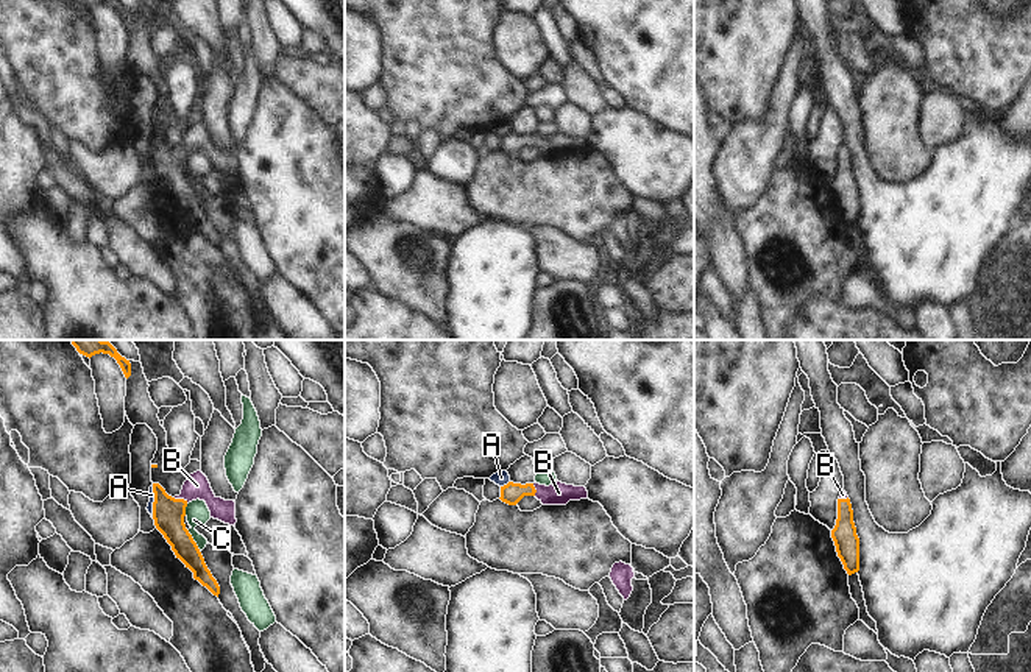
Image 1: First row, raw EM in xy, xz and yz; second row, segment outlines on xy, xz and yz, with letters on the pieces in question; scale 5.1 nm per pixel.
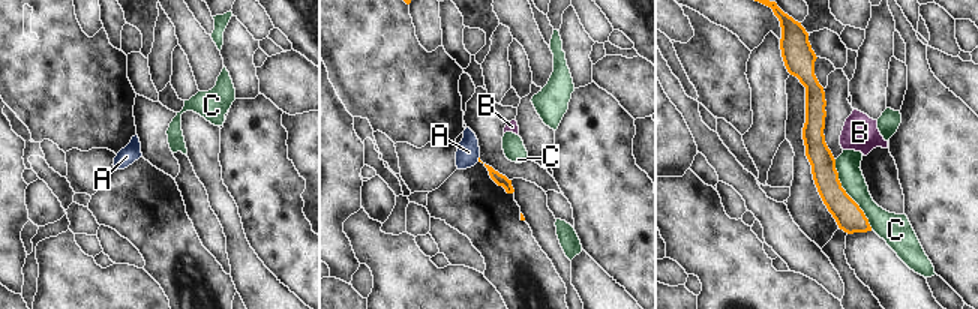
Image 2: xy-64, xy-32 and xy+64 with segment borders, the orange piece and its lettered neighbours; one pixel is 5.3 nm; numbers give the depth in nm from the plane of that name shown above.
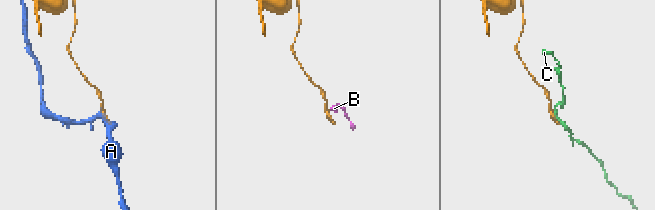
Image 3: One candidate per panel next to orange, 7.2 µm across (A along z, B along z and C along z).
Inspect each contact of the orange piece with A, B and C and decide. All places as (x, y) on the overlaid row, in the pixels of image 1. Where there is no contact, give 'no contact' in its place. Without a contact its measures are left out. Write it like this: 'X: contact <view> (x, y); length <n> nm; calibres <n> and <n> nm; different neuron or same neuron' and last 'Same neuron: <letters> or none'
A: contact xz (504, 485); length 60 nm; calibres 110 and 70 nm; different neuron
B: contact xy (181, 499); length 80 nm; calibres 160 and 130 nm; same neuron
C: contact xy (192, 540); length 120 nm; calibres 160 and 120 nm; different neuron
Same neuron: B

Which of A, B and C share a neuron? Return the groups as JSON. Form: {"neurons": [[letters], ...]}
{"neurons": [["A"], ["B"], ["C"]]}

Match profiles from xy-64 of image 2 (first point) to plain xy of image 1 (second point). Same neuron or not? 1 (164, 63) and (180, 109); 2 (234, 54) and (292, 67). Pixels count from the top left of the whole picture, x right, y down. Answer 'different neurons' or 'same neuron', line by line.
1: same neuron
2: different neurons

